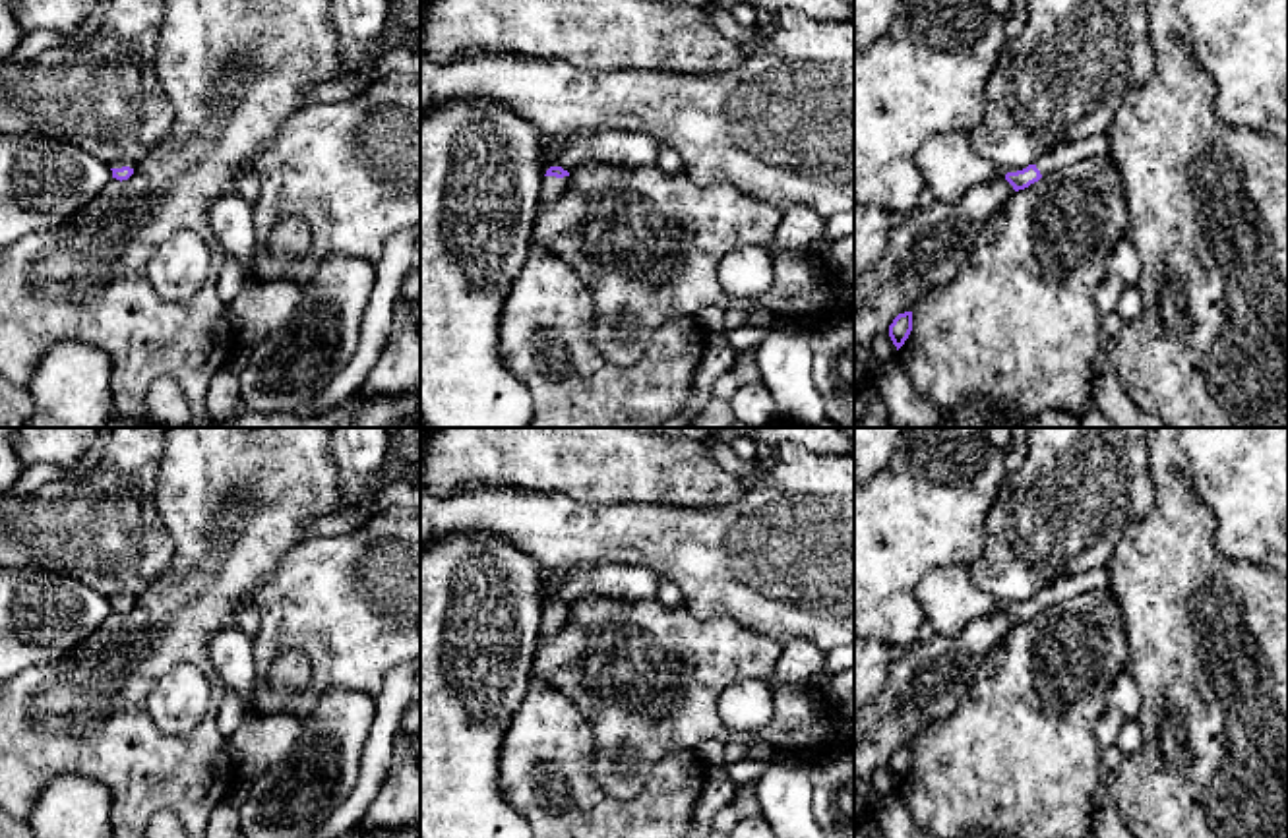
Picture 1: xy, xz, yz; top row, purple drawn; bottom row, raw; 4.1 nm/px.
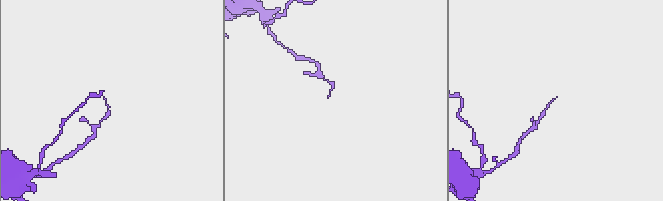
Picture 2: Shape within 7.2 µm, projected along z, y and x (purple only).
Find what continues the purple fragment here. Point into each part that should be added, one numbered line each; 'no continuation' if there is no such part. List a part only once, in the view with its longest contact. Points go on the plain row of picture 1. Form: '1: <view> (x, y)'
1: xz (552, 620)

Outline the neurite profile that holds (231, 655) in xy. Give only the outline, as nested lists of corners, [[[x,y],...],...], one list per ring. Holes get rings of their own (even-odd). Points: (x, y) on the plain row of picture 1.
[[[238,625],[217,631],[209,643],[209,660],[225,687],[240,697],[246,712],[252,712],[256,677],[252,637]]]

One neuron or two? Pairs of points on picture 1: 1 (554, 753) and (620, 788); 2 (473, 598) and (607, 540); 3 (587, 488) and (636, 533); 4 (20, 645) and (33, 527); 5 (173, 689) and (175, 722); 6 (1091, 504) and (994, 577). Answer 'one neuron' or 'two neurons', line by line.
1: two neurons
2: two neurons
3: two neurons
4: two neurons
5: one neuron
6: one neuron

